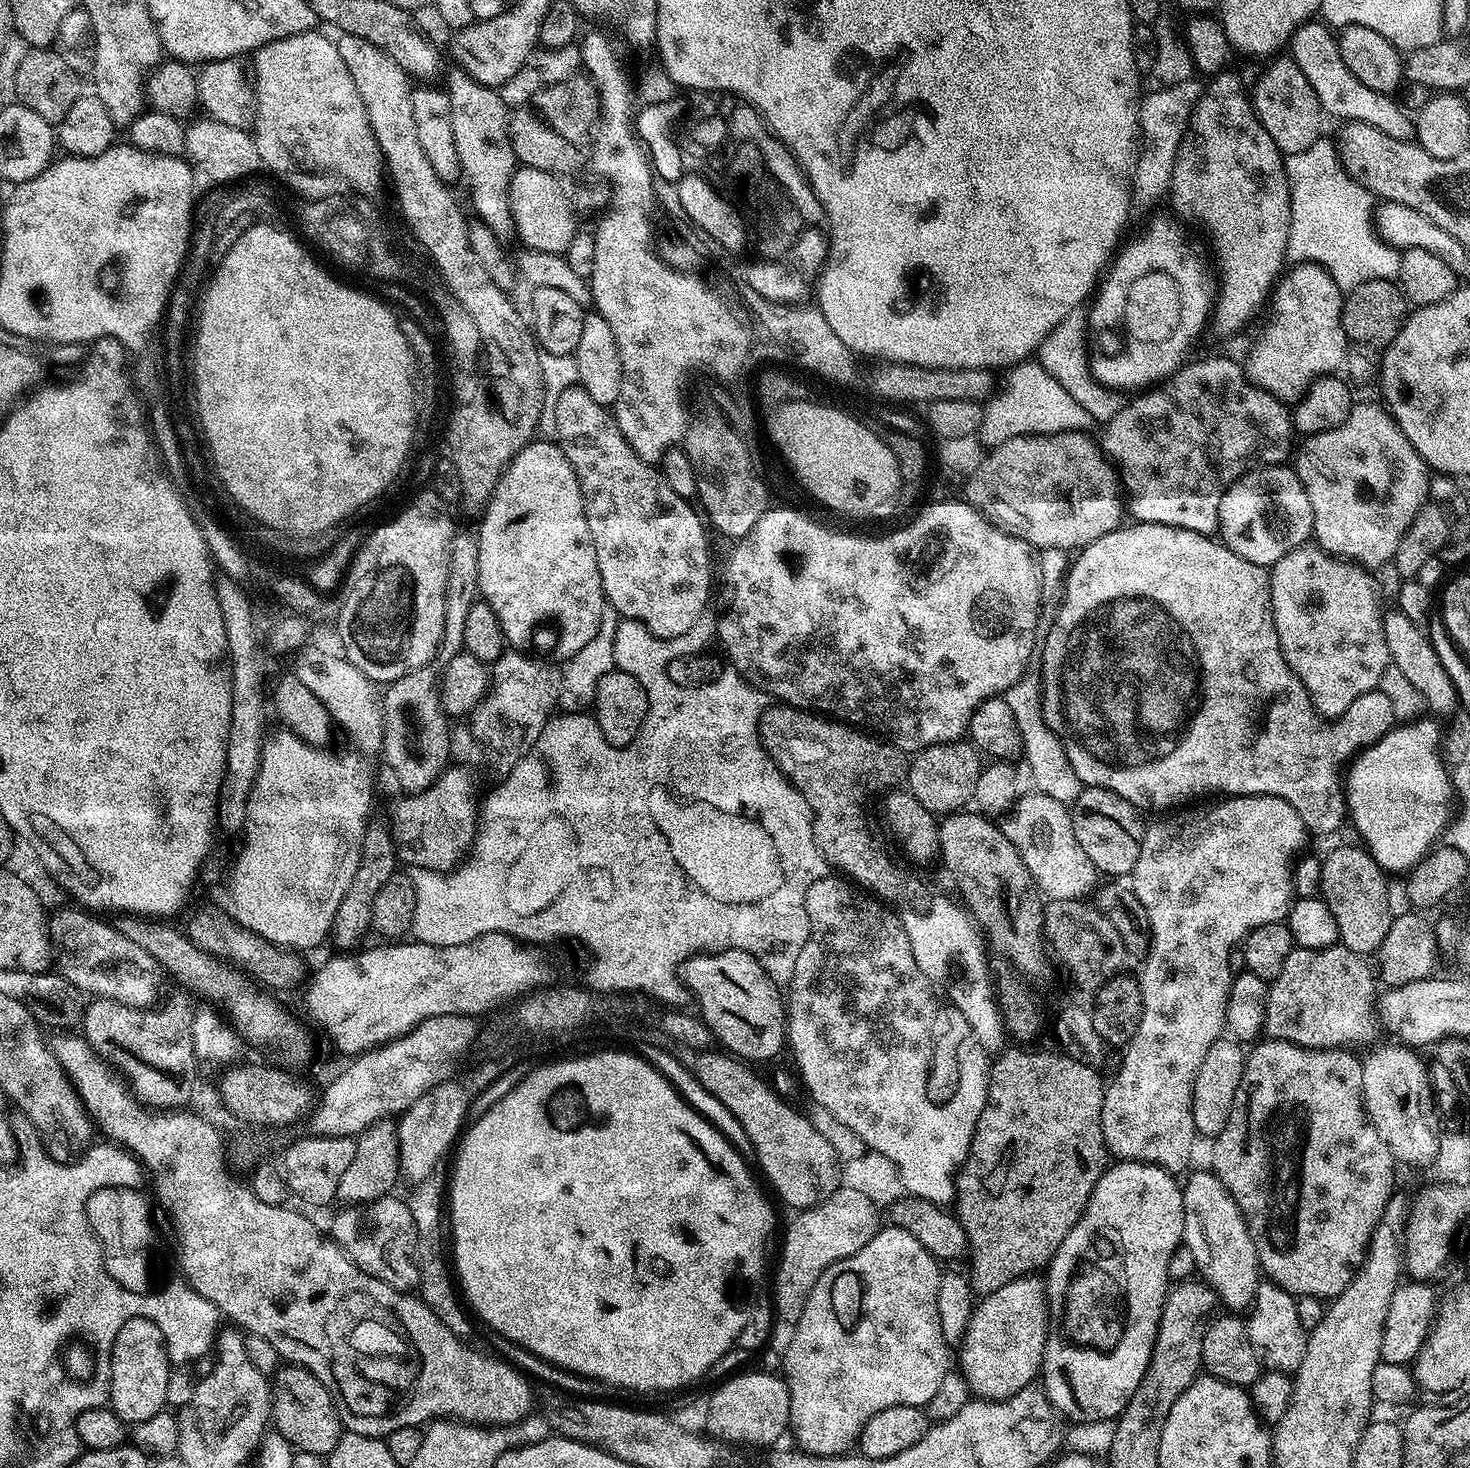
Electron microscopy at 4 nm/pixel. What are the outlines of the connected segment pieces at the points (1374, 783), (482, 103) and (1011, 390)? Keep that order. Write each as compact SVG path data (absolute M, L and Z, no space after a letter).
M1421 718L1411 722L1403 723L1401 726L1393 726L1392 729L1383 736L1378 742L1374 742L1368 748L1365 748L1363 752L1359 753L1347 765L1346 768L1346 812L1356 826L1357 830L1360 831L1363 847L1368 849L1368 853L1378 862L1378 866L1383 868L1385 873L1393 874L1392 872L1407 873L1411 870L1421 859L1428 855L1430 849L1437 843L1436 835L1445 831L1446 825L1450 820L1450 810L1448 814L1448 799L1452 800L1454 793L1452 788L1452 782L1450 779L1449 769L1444 769L1444 764L1440 761L1441 744L1442 744L1442 731L1435 724L1434 721L1428 720L1432 718Z
M456 66L448 76L446 91L450 98L450 122L454 122L454 146L458 150L458 162L462 173L463 183L468 183L468 192L472 195L472 208L475 215L490 230L494 230L496 237L502 242L511 241L516 235L514 218L510 214L510 178L516 173L518 161L514 154L514 146L510 142L508 133L508 121L510 109L505 106L499 91L487 88L485 84L479 84L464 69Z
M1028 360L1015 365L1009 373L1008 386L995 393L985 405L979 437L990 448L1016 436L1048 435L1051 432L1083 431L1093 425L1093 420L1070 393L1062 387L1037 361Z

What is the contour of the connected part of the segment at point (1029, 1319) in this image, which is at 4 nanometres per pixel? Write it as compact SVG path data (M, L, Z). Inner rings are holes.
M1040 1278L1015 1280L1002 1290L994 1290L973 1307L972 1317L964 1330L964 1338L958 1345L960 1366L958 1372L968 1384L969 1393L981 1400L1005 1400L1018 1390L1029 1387L1032 1379L1040 1376L1040 1364L1044 1361L1044 1343L1048 1337L1048 1302L1044 1295L1045 1281Z

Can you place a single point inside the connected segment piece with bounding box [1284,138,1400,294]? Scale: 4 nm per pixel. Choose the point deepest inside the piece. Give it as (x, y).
(1331, 225)

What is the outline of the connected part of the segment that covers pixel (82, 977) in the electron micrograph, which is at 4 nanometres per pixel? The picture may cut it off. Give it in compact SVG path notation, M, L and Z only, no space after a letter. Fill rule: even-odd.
M71 907L61 912L53 911L48 921L48 931L58 953L60 975L78 985L80 991L89 997L113 1000L141 1010L155 1009L161 1003L160 991L166 981L164 967L154 962L142 946L130 942L130 938L126 938L126 934L119 932L111 923L99 920L96 917L99 915Z

